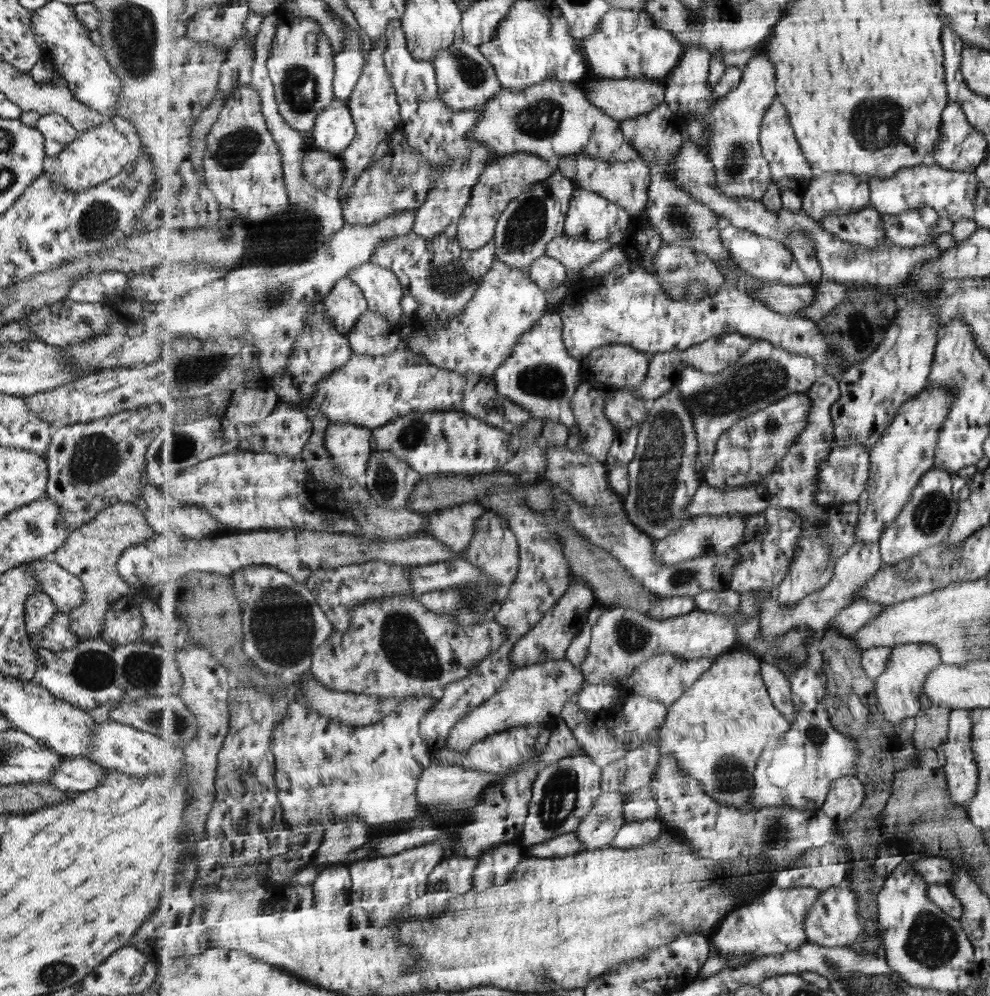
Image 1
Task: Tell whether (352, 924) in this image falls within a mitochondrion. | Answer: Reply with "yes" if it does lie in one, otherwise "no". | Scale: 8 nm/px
no

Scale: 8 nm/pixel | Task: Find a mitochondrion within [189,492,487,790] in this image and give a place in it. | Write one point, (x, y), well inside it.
(282, 628)

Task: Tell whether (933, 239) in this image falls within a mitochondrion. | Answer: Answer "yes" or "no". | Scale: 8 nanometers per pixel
no

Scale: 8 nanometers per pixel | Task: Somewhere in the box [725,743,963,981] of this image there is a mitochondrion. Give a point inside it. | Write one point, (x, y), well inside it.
(931, 941)

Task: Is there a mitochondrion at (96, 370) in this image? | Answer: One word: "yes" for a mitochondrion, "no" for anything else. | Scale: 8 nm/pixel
no

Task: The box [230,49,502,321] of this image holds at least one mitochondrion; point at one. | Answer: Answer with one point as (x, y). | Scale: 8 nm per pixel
(299, 83)

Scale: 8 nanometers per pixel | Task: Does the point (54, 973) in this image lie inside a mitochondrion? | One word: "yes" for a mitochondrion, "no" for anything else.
yes

